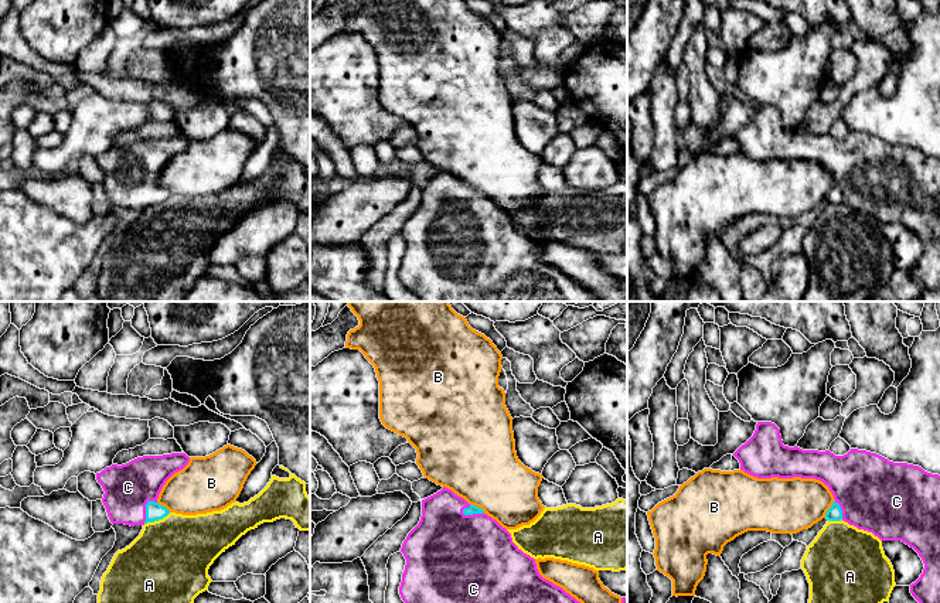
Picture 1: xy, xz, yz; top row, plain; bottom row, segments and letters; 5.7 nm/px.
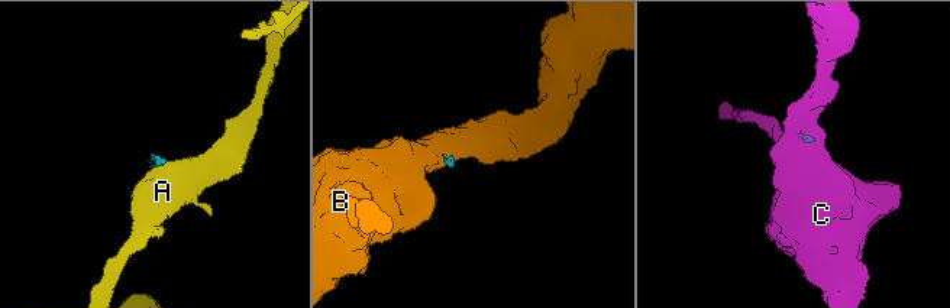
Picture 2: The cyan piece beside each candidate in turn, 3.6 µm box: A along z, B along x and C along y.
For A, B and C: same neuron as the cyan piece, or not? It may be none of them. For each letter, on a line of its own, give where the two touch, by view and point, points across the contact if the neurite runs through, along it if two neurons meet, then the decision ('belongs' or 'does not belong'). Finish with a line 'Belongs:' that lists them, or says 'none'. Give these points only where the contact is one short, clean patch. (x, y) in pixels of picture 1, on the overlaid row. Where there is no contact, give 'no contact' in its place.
A: meets cyan in xy at (157, 520); border along xy (170, 513), (145, 524); does not belong
B: meets cyan in yz at (830, 508); border along yz (834, 500), (824, 517); does not belong
C: meets cyan in xz at (472, 514); runs through xz (472, 510), (472, 514), (467, 524), (467, 558); belongs
Belongs: C

